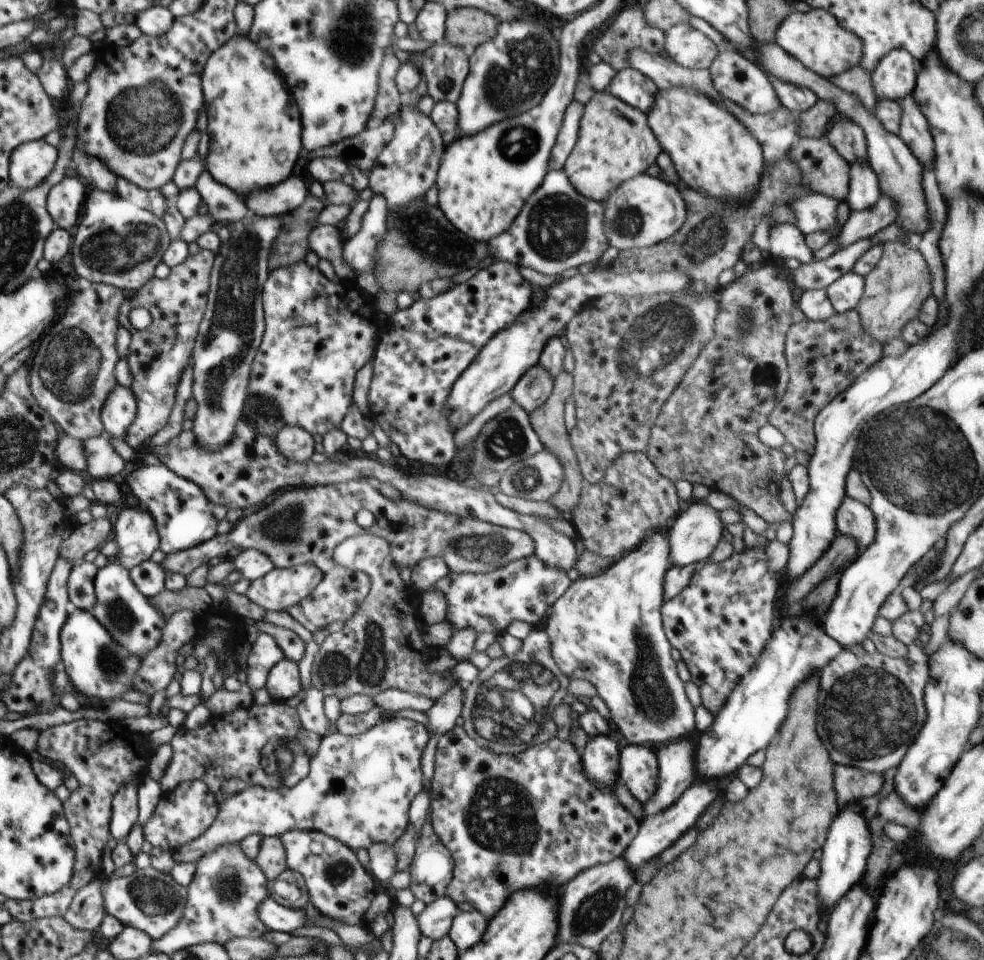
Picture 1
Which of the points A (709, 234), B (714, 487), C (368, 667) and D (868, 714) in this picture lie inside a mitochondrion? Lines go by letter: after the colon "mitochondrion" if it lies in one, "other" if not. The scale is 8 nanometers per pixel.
A: mitochondrion
B: other
C: mitochondrion
D: mitochondrion

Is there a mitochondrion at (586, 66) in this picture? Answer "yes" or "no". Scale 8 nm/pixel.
no

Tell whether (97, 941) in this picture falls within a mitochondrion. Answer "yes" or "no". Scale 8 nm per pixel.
no

